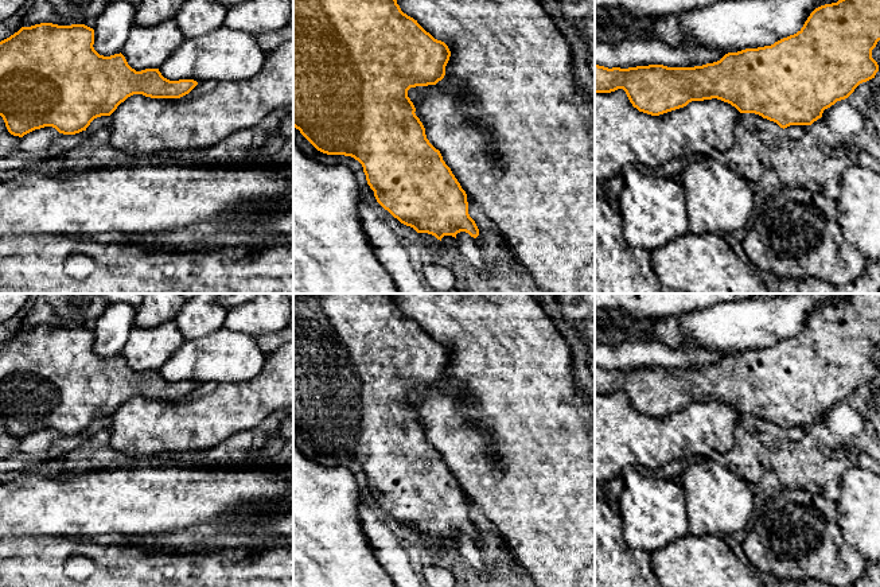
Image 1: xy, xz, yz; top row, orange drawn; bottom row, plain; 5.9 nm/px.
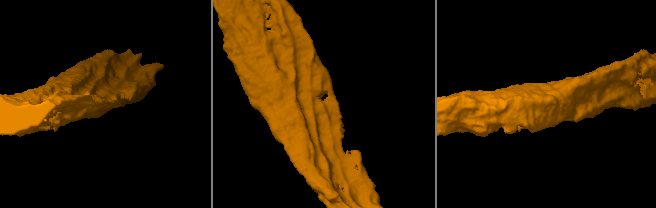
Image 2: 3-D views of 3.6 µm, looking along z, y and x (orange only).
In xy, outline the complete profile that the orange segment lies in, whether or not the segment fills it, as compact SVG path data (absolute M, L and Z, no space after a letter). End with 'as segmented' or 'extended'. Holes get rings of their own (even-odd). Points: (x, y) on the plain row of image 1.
M52 324L22 329L0 343L0 417L11 436L23 439L44 428L75 436L86 432L94 420L110 417L133 396L180 400L198 386L194 381L170 382L159 370L136 373L121 354L104 358L93 346L93 330Z; as segmented

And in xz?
M293 294L293 428L320 454L344 456L358 462L366 477L367 486L374 493L377 504L401 525L413 529L417 534L428 534L441 543L444 537L460 533L476 540L479 530L468 516L467 495L425 436L425 429L416 417L416 409L408 399L408 392L416 388L436 386L445 377L445 368L451 353L448 347L435 341L413 319L404 315L390 294Z; as segmented

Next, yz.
M852 294L837 304L815 310L797 335L771 347L728 354L713 365L694 369L649 366L628 370L595 366L595 394L623 390L634 409L651 417L684 409L692 403L717 400L731 405L740 415L759 416L783 431L790 427L811 427L822 419L825 411L848 400L860 385L875 380L879 366L872 359L872 351L879 342L880 294Z; as segmented

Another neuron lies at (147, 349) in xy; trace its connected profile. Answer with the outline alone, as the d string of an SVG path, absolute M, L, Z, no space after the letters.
M175 320L164 322L153 329L133 327L121 355L136 373L160 370L184 342Z

